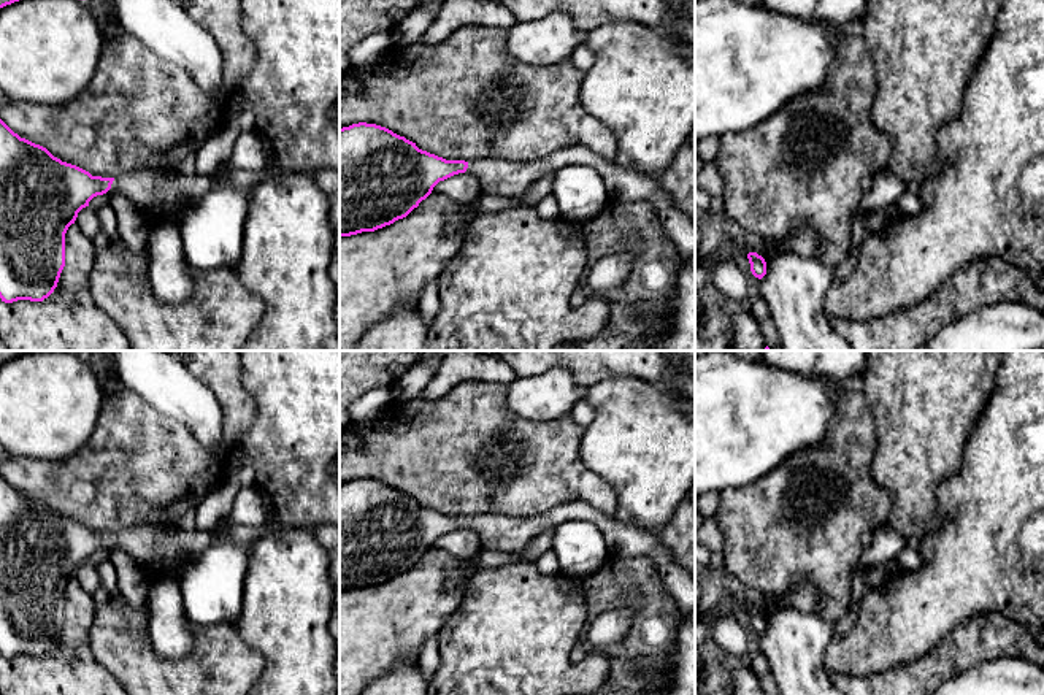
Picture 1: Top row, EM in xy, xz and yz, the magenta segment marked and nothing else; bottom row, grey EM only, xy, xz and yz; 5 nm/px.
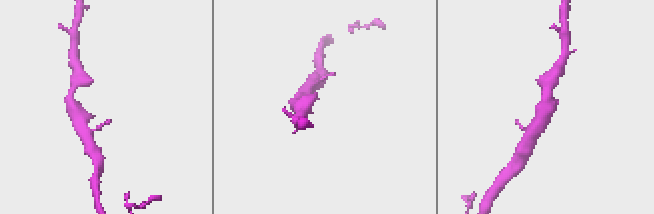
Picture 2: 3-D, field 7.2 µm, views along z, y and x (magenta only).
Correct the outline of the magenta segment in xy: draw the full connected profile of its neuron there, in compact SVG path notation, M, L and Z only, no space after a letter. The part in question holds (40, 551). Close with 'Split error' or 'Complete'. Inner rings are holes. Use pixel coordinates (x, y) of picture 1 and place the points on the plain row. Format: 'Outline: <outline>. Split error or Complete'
Outline: M0 474L2 657L43 657L54 647L65 622L65 589L94 552L111 544L125 551L151 576L155 576L165 562L171 563L182 555L195 555L211 539L216 539L214 527L209 530L195 527L190 532L151 527L136 527L119 533L92 532L89 527L54 513L46 503L21 493Z. Split error

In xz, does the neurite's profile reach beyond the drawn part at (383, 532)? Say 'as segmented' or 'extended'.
extended

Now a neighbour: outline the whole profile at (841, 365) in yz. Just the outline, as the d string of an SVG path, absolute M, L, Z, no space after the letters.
M760 351L762 359L781 370L809 371L838 382L860 384L868 351Z

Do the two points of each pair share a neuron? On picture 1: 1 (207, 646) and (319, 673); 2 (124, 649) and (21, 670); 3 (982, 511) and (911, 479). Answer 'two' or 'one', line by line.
1: two
2: two
3: two

